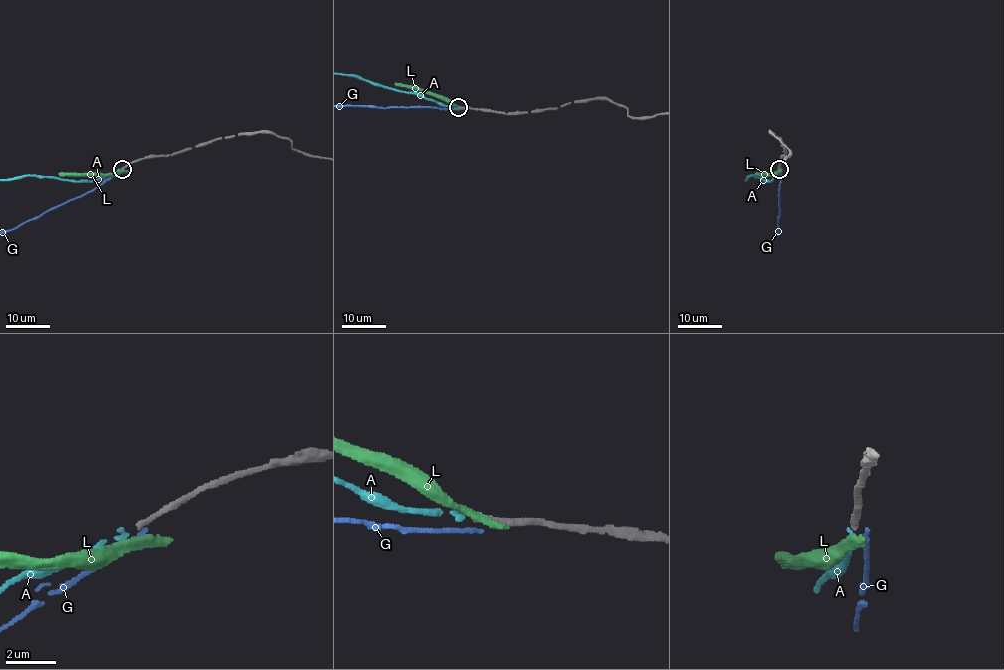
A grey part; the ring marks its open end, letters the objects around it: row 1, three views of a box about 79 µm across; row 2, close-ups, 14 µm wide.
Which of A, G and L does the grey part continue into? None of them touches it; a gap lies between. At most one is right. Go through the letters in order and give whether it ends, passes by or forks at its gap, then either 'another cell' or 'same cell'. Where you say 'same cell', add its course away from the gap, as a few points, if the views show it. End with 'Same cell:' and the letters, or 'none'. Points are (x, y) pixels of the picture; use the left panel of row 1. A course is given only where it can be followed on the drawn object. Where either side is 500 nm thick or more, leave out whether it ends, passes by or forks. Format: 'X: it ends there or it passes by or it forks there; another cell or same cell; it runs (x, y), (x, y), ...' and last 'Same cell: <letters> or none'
A: it ends there; same cell
G: it ends there; another cell
L: it passes by; another cell
Same cell: A

